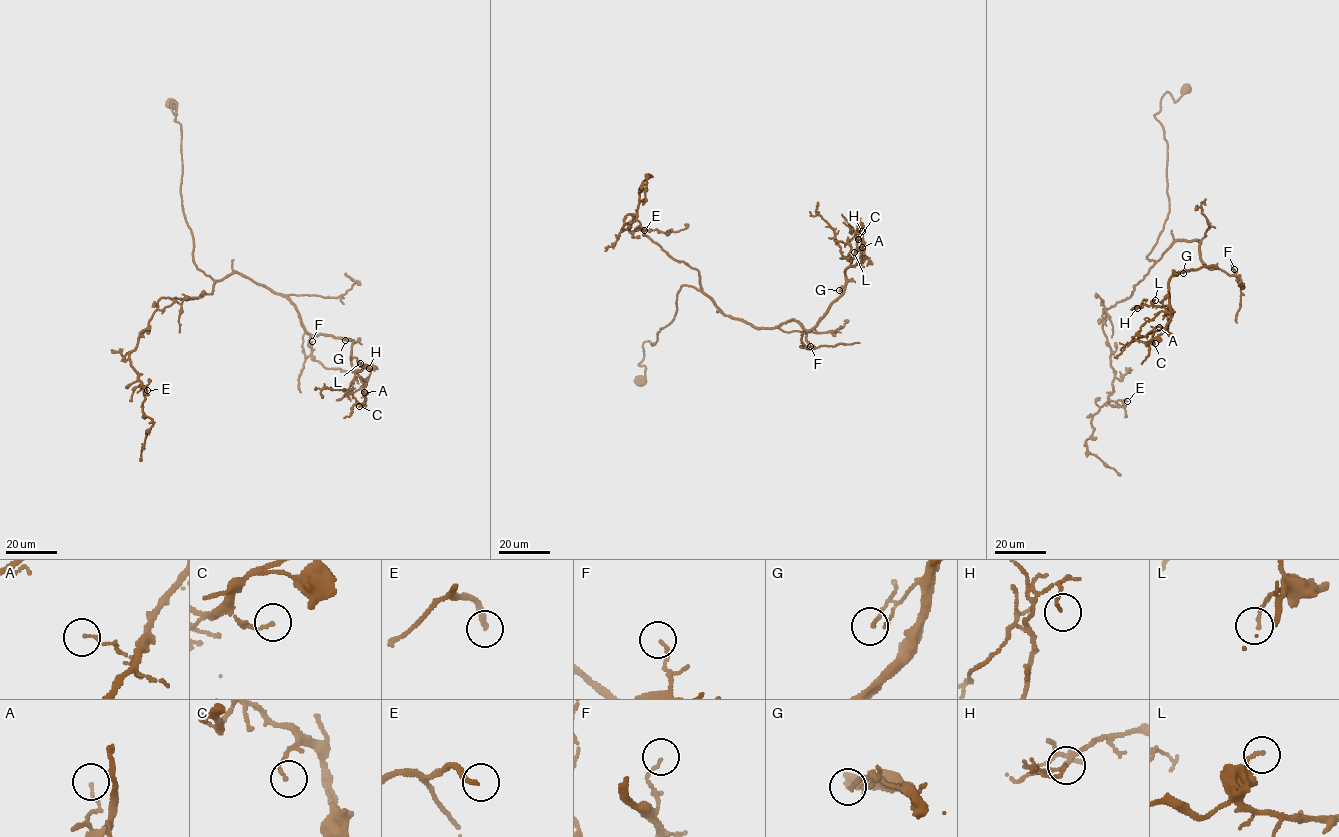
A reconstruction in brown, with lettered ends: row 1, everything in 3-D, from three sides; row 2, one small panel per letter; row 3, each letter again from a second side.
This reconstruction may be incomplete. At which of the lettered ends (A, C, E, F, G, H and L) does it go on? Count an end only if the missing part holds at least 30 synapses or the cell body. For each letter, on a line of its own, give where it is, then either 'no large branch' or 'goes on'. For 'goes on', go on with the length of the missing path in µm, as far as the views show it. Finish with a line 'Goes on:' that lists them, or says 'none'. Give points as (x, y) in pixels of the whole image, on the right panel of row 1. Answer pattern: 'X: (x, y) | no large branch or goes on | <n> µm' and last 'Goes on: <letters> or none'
A: (1159, 327) | no large branch
C: (1155, 343) | no large branch
E: (1127, 401) | goes on | 15 µm
F: (1234, 269) | no large branch
G: (1183, 273) | no large branch
H: (1137, 308) | no large branch
L: (1155, 300) | no large branch
Goes on: E

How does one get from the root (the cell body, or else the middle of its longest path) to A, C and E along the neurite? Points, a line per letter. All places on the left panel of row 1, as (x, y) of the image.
A: (171, 103), (195, 265), (213, 280), (236, 273), (282, 294), (311, 335), (352, 340), (364, 392)
C: (171, 103), (195, 265), (213, 280), (236, 273), (282, 294), (311, 335), (352, 340), (359, 406)
E: (171, 103), (181, 125), (181, 206), (193, 261), (215, 284), (211, 293), (158, 301), (129, 355), (147, 390)

